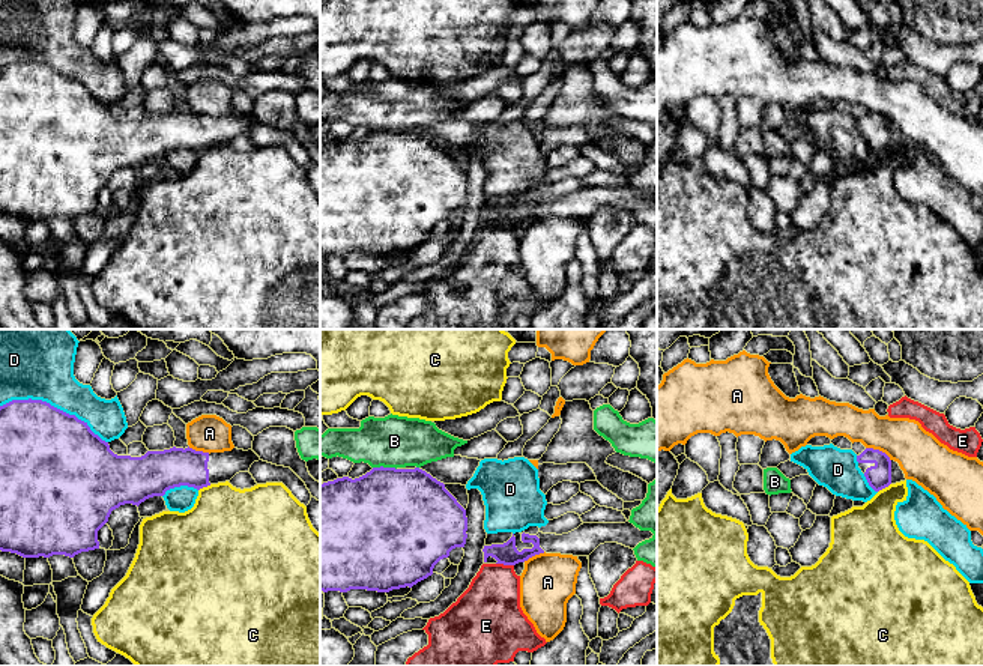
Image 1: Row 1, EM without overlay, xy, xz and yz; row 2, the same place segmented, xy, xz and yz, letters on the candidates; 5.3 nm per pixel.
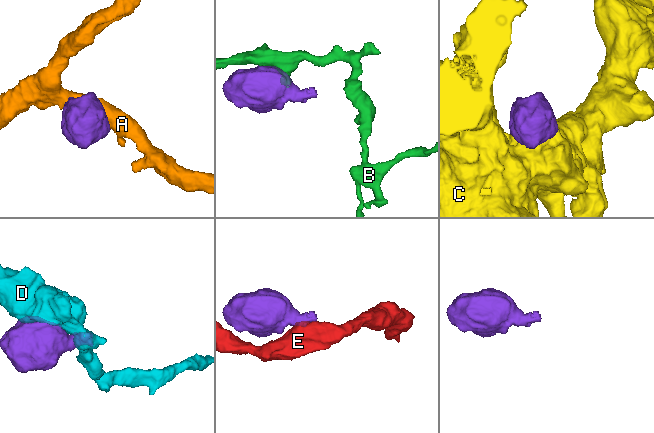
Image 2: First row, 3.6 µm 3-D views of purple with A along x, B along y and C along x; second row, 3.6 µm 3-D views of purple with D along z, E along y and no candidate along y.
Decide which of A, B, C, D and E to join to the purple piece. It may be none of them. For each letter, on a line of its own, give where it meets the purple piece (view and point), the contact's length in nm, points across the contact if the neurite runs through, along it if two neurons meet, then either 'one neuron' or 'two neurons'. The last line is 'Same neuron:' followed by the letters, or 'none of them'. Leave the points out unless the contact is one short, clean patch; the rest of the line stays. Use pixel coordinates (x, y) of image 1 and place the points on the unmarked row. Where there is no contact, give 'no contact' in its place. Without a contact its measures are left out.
A: meets purple in yz at (878, 113); contact 150 nm long; border along yz (866, 110), (881, 113), (890, 124); two neurons
B: meets purple in xz at (385, 131); contact 130 nm long; two neurons
C: meets purple in yz at (884, 151); contact 90 nm long; border along yz (890, 146), (878, 155); two neurons
D: meets purple in xy at (53, 69); contact 600 nm long; two neurons
E: meets purple in xz at (505, 227); contact 100 nm long; border along xz (496, 226), (513, 229); two neurons
Same neuron: none of them

